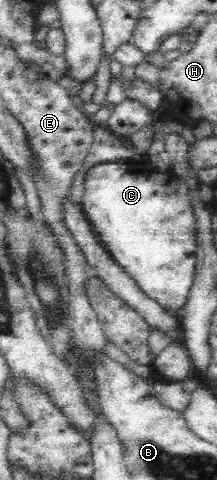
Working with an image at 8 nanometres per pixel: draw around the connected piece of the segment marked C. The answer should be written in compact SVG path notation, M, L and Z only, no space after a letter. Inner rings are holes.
M138 161L104 162L90 169L80 202L100 240L106 244L112 257L136 280L138 287L162 307L180 313L190 297L197 263L192 206L184 186L172 173L156 171L151 165Z

